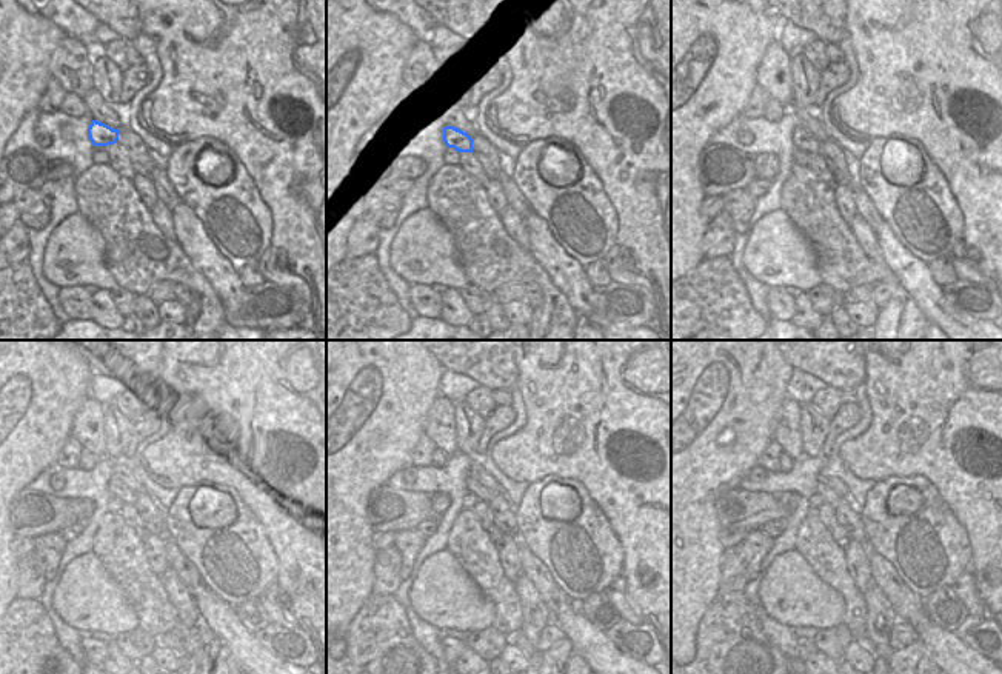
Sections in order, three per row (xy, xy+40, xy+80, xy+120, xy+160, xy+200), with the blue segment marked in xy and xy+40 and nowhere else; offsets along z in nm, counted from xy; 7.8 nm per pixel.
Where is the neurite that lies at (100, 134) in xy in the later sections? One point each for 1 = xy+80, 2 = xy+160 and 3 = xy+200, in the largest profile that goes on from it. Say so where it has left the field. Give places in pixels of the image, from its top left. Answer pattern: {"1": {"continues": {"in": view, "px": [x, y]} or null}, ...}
{"1": {"continues": {"in": "xy+80", "px": [804, 140]}}, "2": {"continues": {"in": "xy+160", "px": [477, 490]}}, "3": {"continues": {"in": "xy+200", "px": [828, 496]}}}

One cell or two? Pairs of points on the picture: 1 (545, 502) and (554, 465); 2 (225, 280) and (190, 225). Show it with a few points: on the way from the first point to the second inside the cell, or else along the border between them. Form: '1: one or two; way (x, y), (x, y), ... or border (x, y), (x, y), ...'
1: two; border (530, 485), (545, 477), (573, 477), (585, 490)
2: one; way (214, 266), (193, 239)

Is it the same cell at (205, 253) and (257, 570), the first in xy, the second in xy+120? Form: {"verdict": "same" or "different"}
{"verdict": "different"}

